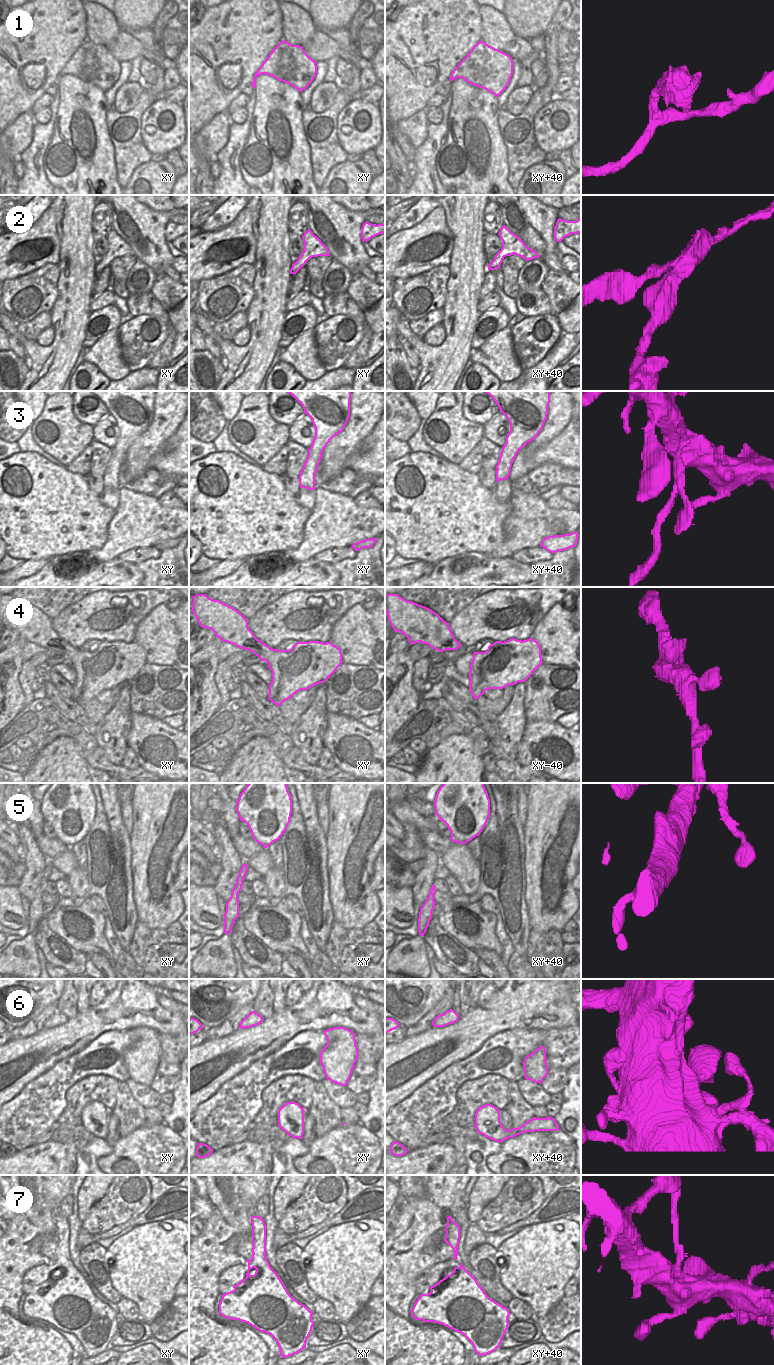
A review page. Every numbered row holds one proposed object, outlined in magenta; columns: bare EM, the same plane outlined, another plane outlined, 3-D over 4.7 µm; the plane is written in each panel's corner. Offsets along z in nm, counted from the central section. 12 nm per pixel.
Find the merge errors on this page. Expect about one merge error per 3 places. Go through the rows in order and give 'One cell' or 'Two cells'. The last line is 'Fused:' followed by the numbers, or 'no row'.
1: Two cells
2: One cell
3: Two cells
4: One cell
5: One cell
6: One cell
7: Two cells
Fused: 1, 3, 7.

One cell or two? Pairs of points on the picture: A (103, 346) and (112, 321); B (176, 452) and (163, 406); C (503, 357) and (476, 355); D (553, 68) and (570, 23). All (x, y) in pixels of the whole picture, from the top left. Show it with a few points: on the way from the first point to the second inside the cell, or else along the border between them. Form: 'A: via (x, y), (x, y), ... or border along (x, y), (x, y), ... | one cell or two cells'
A: border along (117, 328), (113, 328), (102, 335), (90, 347) | two cells
B: border along (178, 426), (156, 454) | two cells
C: via (496, 357), (487, 359), (483, 356) | one cell
D: border along (570, 14), (561, 28) | two cells

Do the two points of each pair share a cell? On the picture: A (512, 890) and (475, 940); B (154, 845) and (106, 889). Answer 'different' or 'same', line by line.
A: different
B: different

